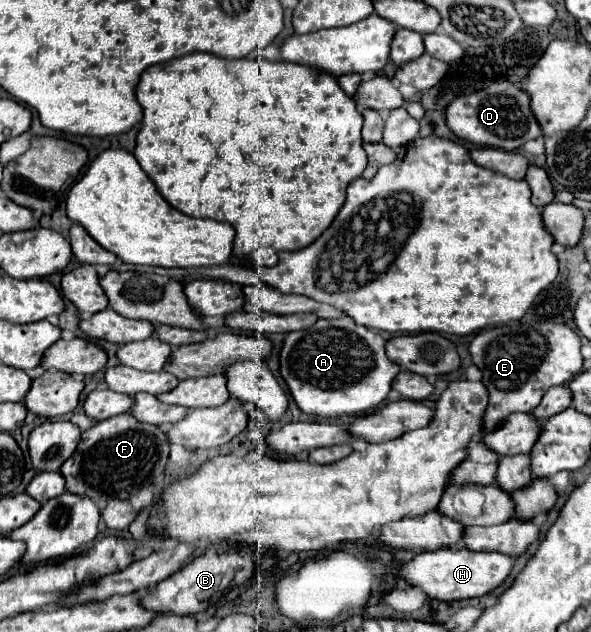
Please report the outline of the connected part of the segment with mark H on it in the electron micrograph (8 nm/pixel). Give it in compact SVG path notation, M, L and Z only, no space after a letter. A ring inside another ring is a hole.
M461 546L455 552L453 548L421 552L401 568L401 574L413 586L419 586L429 598L453 602L479 598L493 592L509 576L513 564L515 564L513 556L501 556L501 552L469 552L465 546Z

